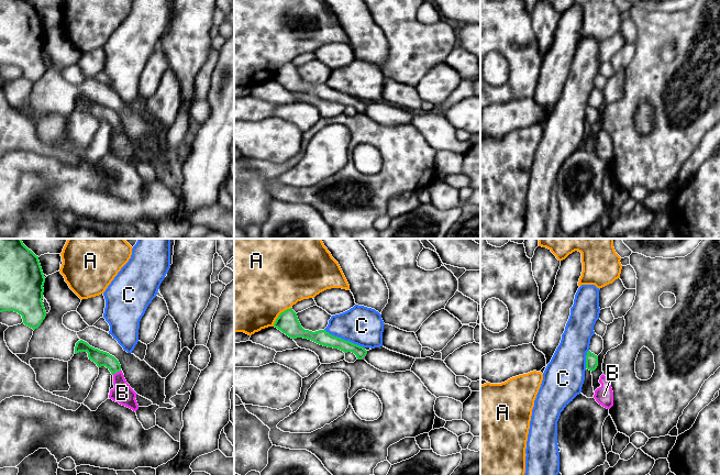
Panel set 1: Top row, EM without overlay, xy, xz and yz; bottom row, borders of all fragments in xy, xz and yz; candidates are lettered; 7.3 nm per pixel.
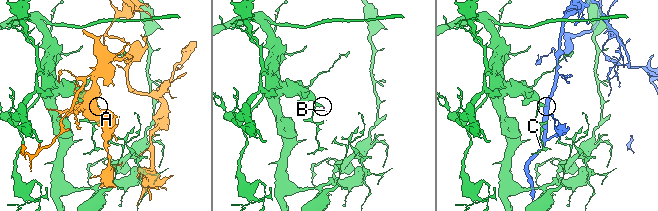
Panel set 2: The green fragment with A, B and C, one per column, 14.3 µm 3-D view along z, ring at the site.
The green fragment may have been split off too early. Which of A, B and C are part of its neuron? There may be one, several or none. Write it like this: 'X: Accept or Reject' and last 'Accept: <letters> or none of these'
A: Reject
B: Accept
C: Reject
Accept: B

